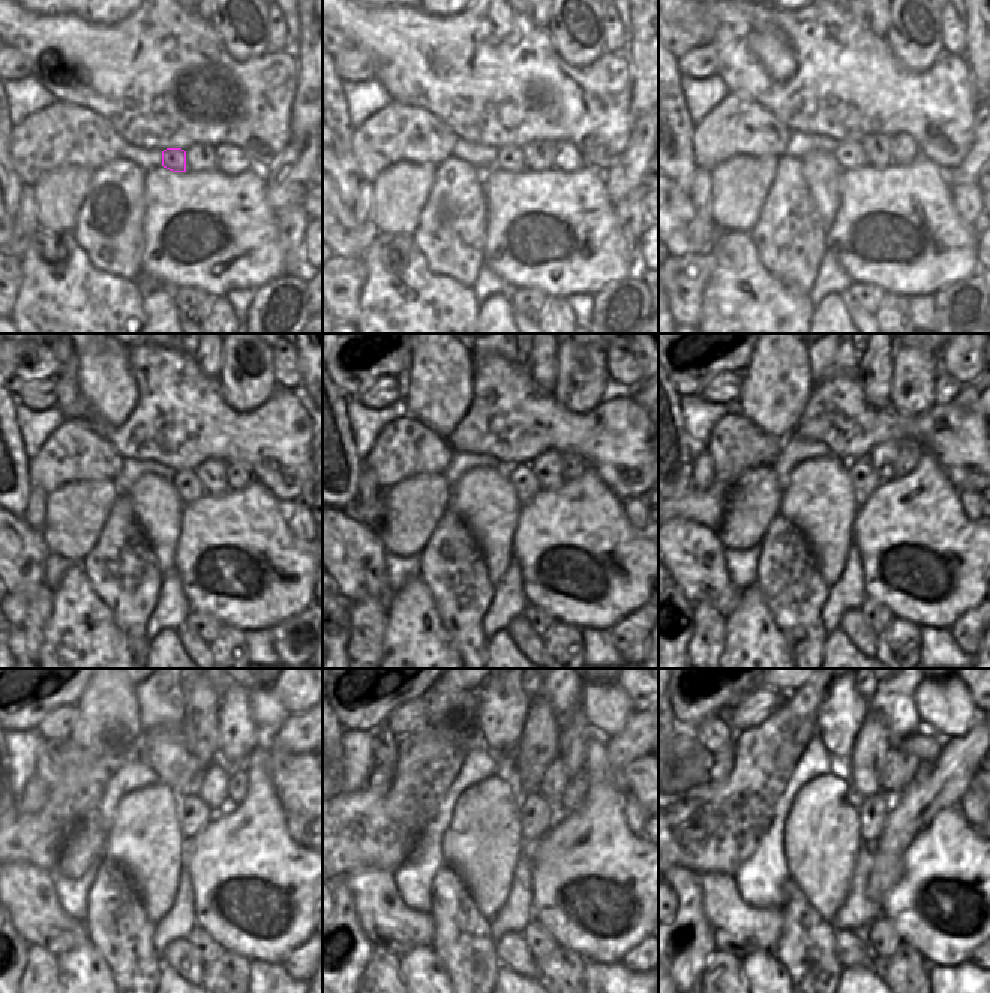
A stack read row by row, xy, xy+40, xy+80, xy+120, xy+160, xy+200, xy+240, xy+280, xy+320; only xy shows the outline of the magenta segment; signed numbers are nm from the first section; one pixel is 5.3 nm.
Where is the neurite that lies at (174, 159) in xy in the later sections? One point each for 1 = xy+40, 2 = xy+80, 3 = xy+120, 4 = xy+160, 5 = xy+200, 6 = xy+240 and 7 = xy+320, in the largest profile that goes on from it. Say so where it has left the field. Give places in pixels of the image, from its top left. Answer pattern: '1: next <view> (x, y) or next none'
1: next xy+40 (510, 158)
2: next xy+80 (849, 155)
3: next xy+120 (185, 482)
4: next xy+160 (525, 485)
5: next xy+200 (864, 480)
6: next xy+240 (194, 813)
7: next xy+320 (873, 812)

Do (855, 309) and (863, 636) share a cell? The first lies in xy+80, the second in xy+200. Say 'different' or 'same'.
same

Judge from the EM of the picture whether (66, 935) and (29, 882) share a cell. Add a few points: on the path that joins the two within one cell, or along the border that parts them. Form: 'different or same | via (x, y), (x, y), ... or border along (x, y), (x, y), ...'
same | via (53, 921), (29, 896)

